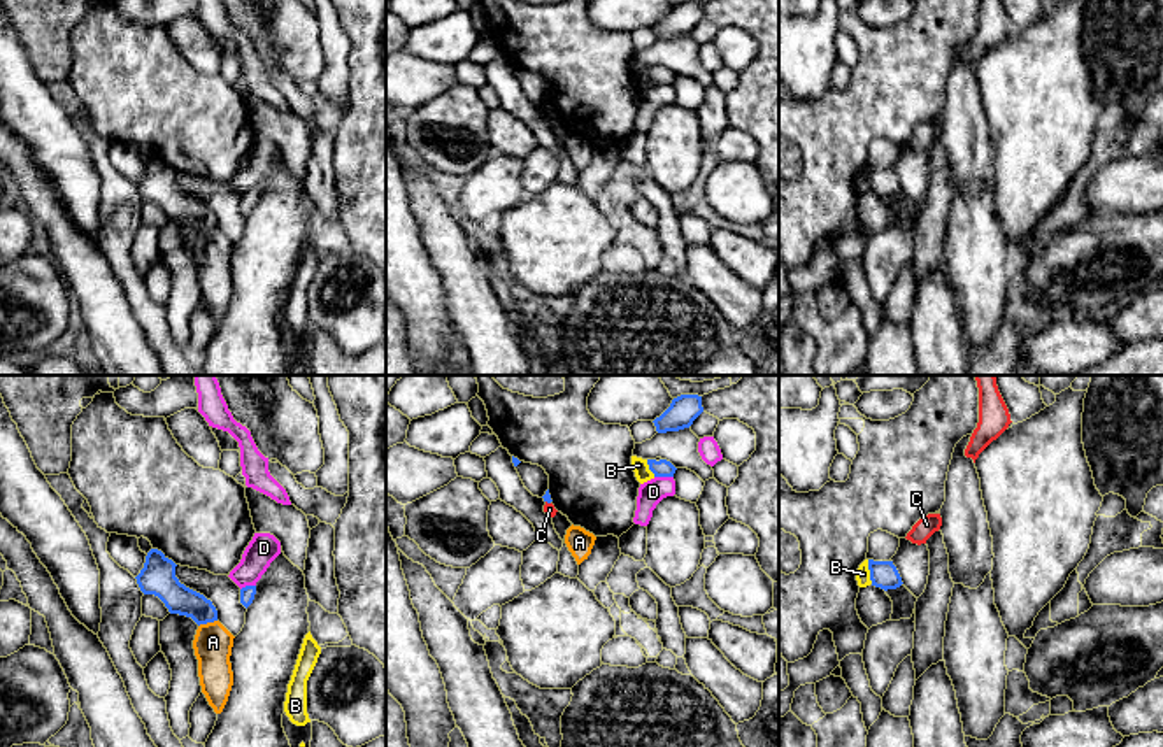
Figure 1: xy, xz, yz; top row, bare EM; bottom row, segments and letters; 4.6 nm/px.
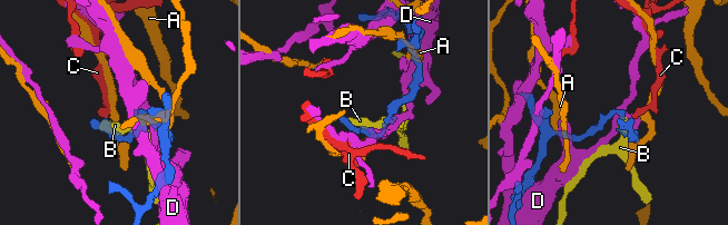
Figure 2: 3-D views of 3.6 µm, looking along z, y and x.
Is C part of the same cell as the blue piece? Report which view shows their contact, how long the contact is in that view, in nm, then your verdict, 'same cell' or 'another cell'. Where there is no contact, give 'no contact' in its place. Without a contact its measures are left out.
meets blue in xz; contact 30 nm long; another cell

